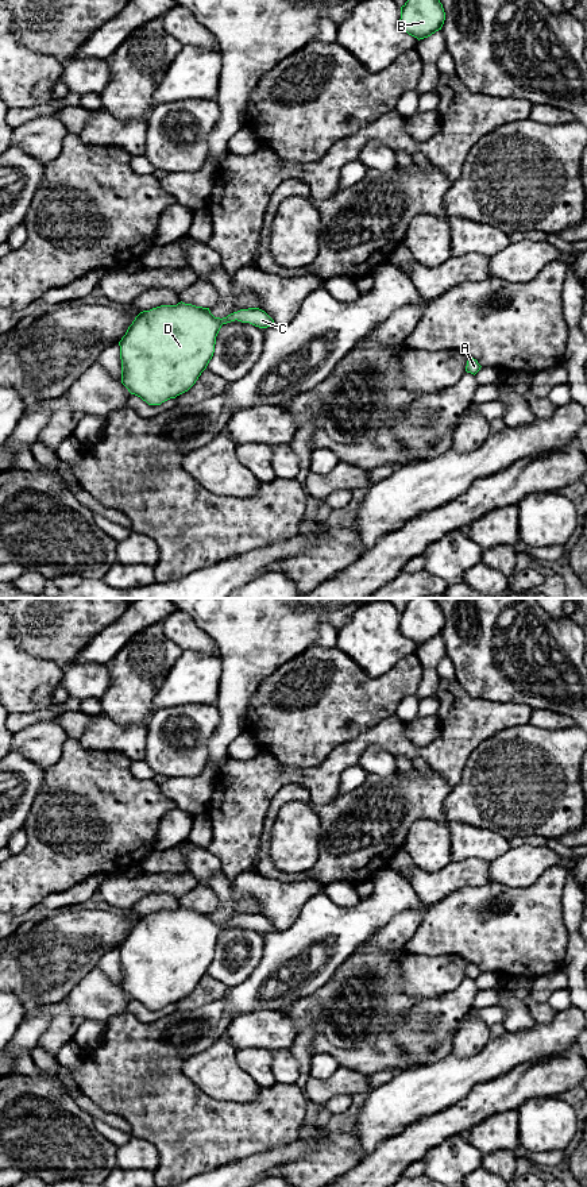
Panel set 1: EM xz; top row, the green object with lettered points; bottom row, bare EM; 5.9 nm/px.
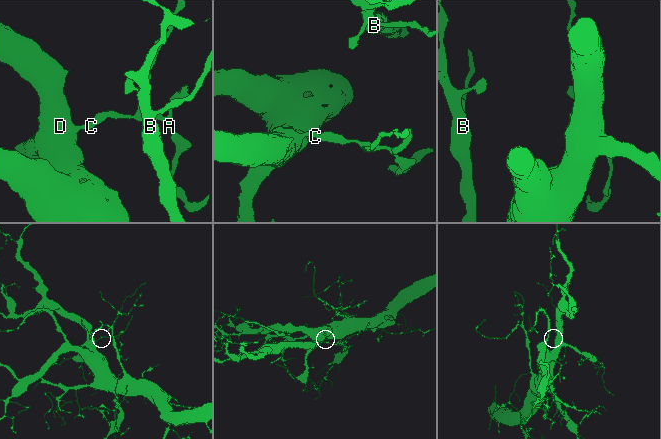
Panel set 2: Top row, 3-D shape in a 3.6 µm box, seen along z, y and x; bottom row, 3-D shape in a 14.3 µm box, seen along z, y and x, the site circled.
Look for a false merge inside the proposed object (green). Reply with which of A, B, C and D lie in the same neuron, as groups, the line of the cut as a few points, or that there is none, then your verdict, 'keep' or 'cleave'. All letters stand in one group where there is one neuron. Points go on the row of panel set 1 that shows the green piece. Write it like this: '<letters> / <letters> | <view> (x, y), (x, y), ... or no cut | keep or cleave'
A B C D | no cut | keep

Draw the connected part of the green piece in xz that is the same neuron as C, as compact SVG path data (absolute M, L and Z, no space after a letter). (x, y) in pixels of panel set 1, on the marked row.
M178 302L161 305L140 312L119 342L121 359L121 384L131 394L148 405L161 405L188 392L206 369L215 352L216 336L223 324L231 321L250 323L259 328L277 325L259 308L240 309L227 317L215 317L209 308Z

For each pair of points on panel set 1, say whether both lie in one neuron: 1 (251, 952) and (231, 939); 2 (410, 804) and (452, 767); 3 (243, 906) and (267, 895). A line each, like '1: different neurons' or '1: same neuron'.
1: same neuron
2: different neurons
3: different neurons

